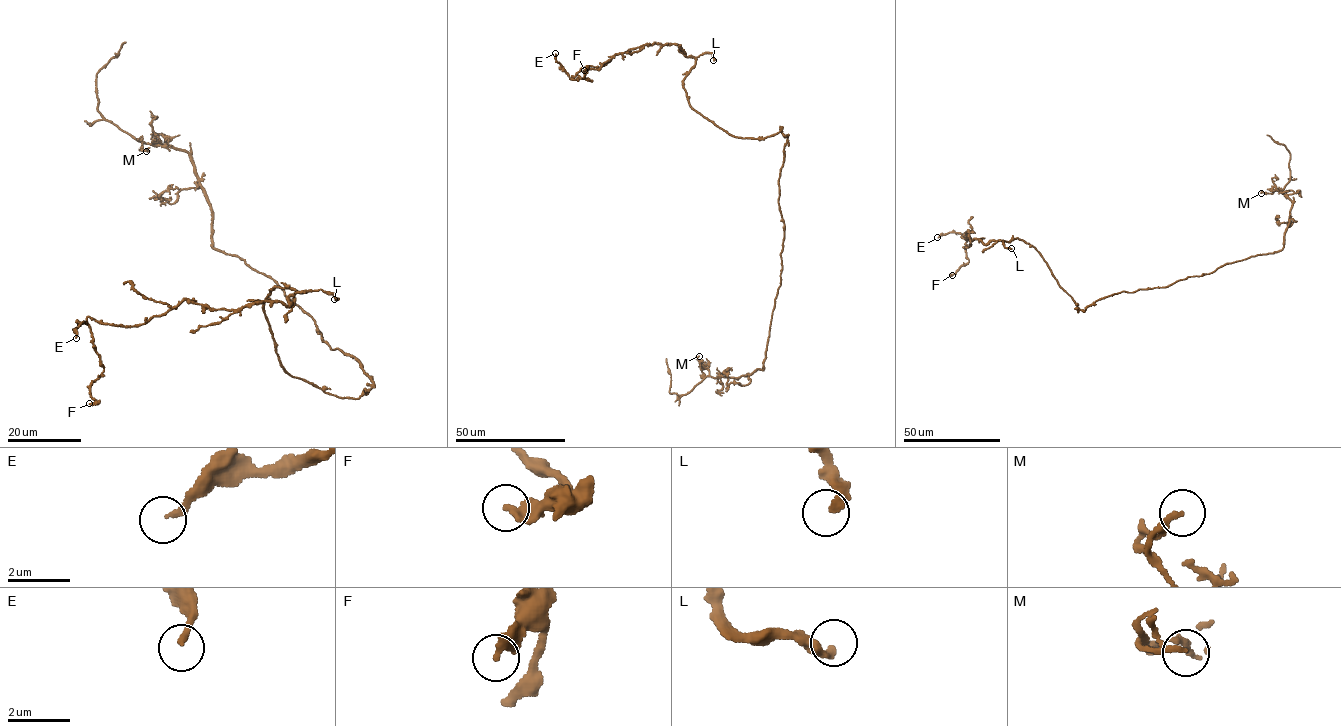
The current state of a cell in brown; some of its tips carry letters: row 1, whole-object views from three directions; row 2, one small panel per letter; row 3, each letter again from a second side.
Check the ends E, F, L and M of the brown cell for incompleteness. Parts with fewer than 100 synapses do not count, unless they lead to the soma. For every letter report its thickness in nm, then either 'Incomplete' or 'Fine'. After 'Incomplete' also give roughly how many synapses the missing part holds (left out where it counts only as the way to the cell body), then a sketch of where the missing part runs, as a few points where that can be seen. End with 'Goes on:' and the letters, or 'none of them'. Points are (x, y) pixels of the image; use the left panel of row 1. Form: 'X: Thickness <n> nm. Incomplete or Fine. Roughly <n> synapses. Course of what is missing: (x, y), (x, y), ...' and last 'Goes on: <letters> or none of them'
E: Thickness 200 nm. Fine
F: Thickness 280 nm. Fine
L: Thickness 240 nm. Fine
M: Thickness 140 nm. Fine
Goes on: none of them

